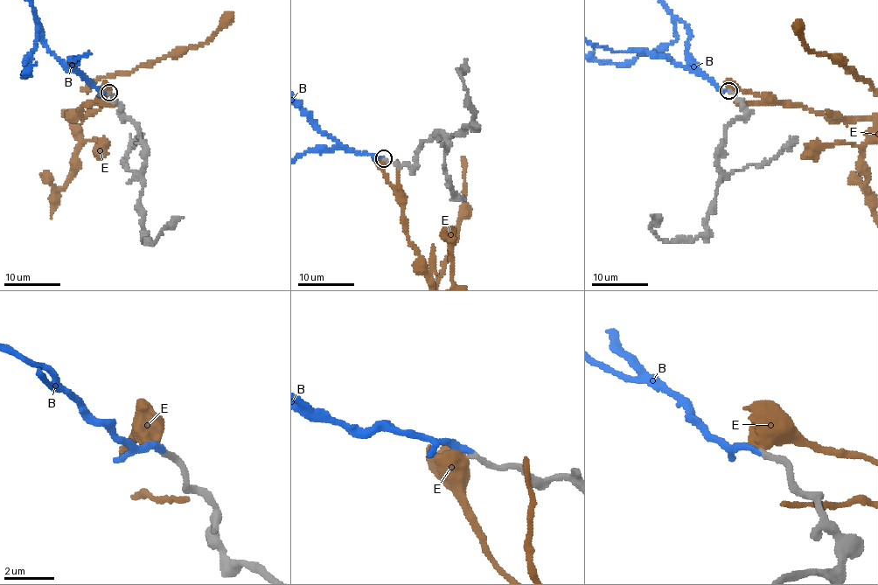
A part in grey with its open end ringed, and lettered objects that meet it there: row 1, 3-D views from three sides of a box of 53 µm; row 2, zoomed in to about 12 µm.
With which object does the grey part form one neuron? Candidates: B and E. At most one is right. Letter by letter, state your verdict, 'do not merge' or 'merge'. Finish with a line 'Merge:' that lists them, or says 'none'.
B: merge
E: do not merge
Merge: B

